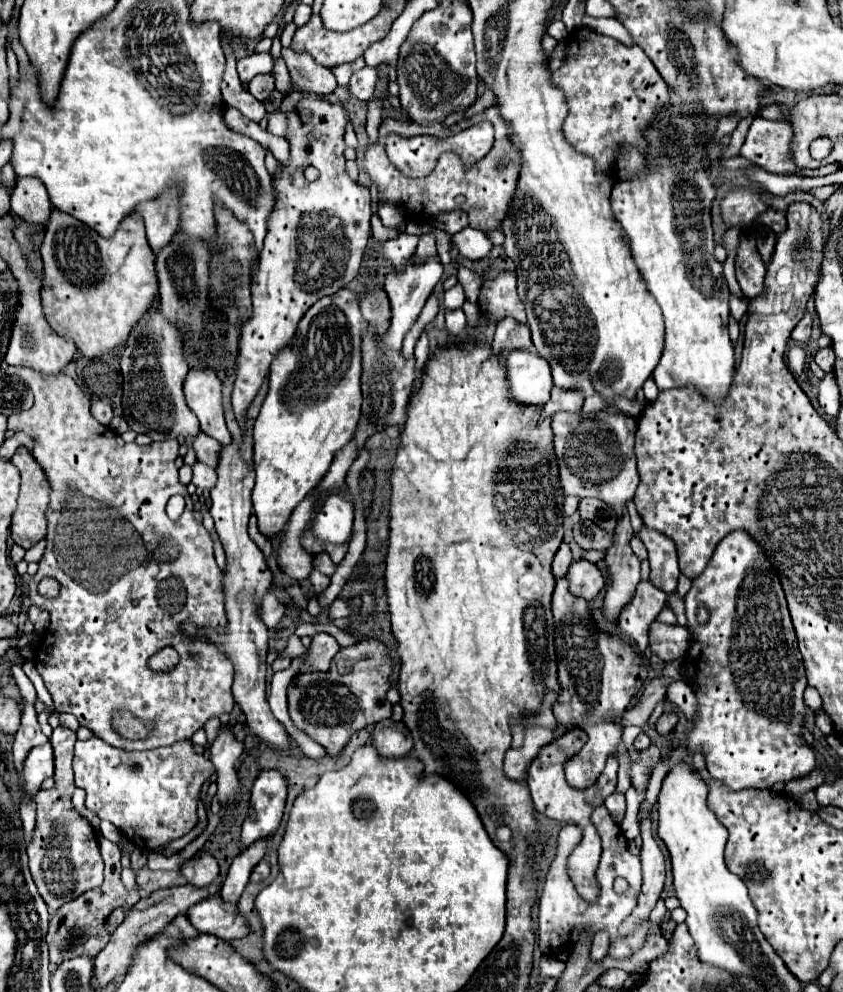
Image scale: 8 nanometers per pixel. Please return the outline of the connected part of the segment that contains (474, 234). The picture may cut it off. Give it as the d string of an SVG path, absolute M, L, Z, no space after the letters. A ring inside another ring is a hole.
M467 227L451 237L451 247L455 247L465 259L477 261L477 259L483 259L493 245L483 231Z

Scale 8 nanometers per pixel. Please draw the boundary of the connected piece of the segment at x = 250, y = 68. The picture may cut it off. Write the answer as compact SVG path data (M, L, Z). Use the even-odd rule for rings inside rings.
M255 53L255 55L245 57L237 63L241 83L249 83L259 73L271 73L271 69L273 69L271 53Z

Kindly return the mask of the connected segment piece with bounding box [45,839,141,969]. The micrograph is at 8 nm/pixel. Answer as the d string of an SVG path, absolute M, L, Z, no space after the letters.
M99 839L99 847L101 847L101 857L105 861L103 885L99 885L97 889L91 889L89 893L83 893L77 899L59 907L57 913L49 921L49 931L47 931L45 941L49 945L49 957L51 957L53 969L57 969L63 961L67 961L71 957L81 957L81 955L97 957L97 953L103 951L103 947L109 943L109 937L115 931L115 927L121 925L121 921L125 919L125 913L141 899L137 895L137 889L129 891L121 883L121 863L119 863L121 849L119 849L119 845L115 845L107 839Z

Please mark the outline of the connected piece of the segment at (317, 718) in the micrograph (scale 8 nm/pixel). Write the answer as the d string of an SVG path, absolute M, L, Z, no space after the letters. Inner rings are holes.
M365 639L353 647L339 649L327 673L293 677L287 689L291 721L297 729L305 731L313 741L325 747L329 757L339 757L355 731L391 717L393 705L387 701L391 671L393 659L389 657L385 643L379 639Z

